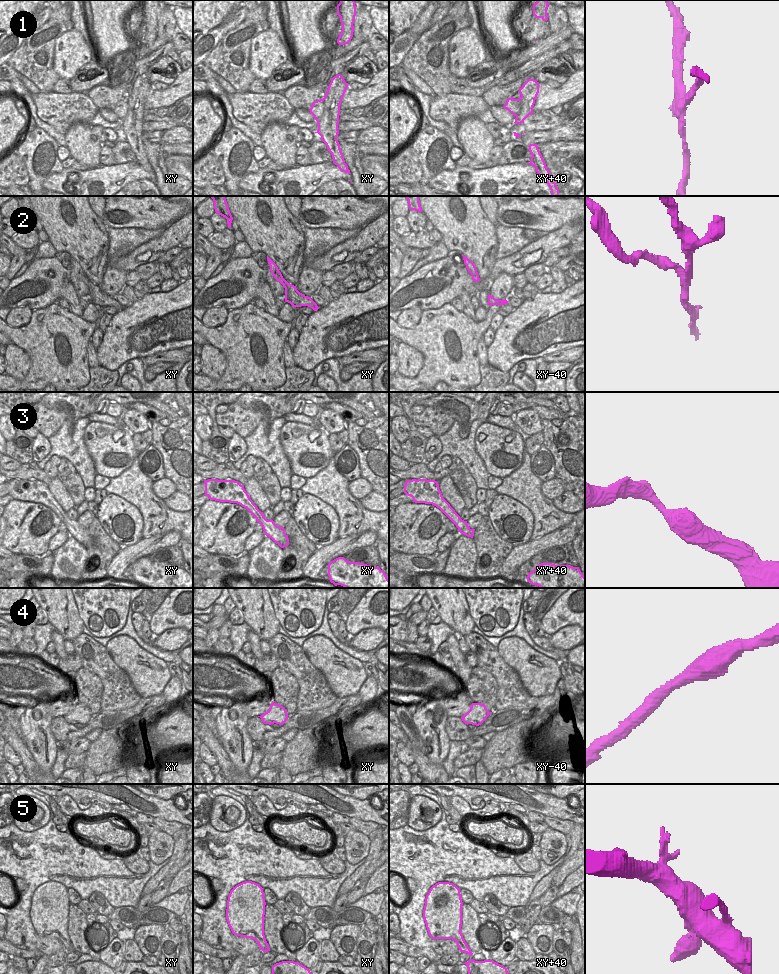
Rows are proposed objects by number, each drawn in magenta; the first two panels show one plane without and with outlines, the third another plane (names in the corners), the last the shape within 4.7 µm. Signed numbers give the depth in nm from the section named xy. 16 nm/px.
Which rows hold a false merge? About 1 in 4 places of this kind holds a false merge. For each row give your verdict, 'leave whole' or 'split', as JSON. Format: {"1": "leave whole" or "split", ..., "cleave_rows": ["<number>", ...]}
{"1": "split", "2": "split", "3": "leave whole", "4": "leave whole", "5": "leave whole", "cleave_rows": ["1", "2"]}

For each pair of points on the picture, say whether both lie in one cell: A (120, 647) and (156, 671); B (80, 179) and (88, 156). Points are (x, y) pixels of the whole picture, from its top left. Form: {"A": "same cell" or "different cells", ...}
{"A": "same cell", "B": "different cells"}

